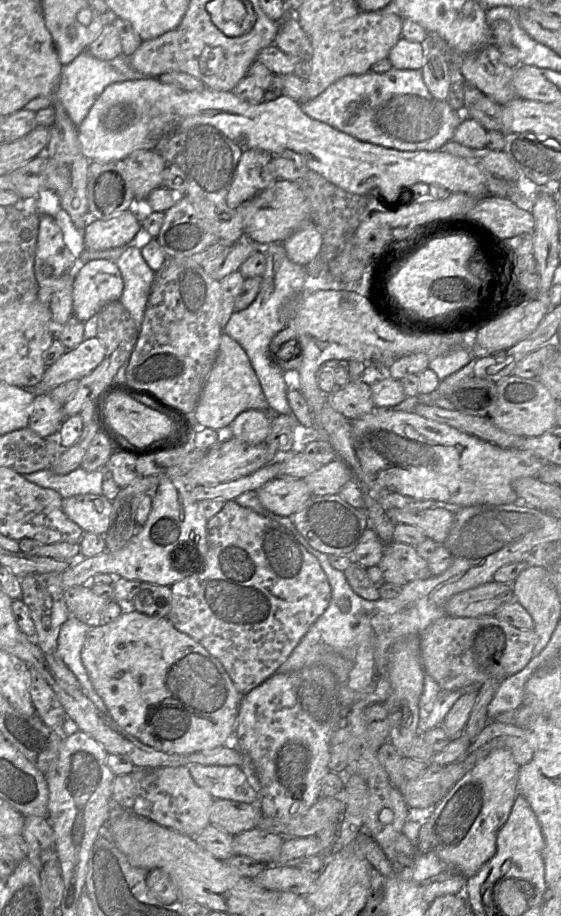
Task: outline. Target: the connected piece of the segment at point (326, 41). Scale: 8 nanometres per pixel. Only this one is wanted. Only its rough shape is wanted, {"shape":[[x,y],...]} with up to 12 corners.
{"shape":[[361,11],[310,35],[303,102],[388,58],[402,18]]}

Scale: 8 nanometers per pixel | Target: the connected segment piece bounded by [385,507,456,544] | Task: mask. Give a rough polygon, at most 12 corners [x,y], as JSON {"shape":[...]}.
{"shape":[[385,510],[395,524],[410,524],[442,544],[456,512]]}

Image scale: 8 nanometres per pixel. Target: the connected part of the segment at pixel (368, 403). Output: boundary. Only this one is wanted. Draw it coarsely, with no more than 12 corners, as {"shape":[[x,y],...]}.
{"shape":[[350,381],[328,395],[350,421],[375,410],[372,388]]}

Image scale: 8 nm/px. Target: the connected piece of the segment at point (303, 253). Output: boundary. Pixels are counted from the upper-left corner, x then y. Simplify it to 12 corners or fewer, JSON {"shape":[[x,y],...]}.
{"shape":[[312,221],[283,241],[289,259],[307,266],[322,235]]}

